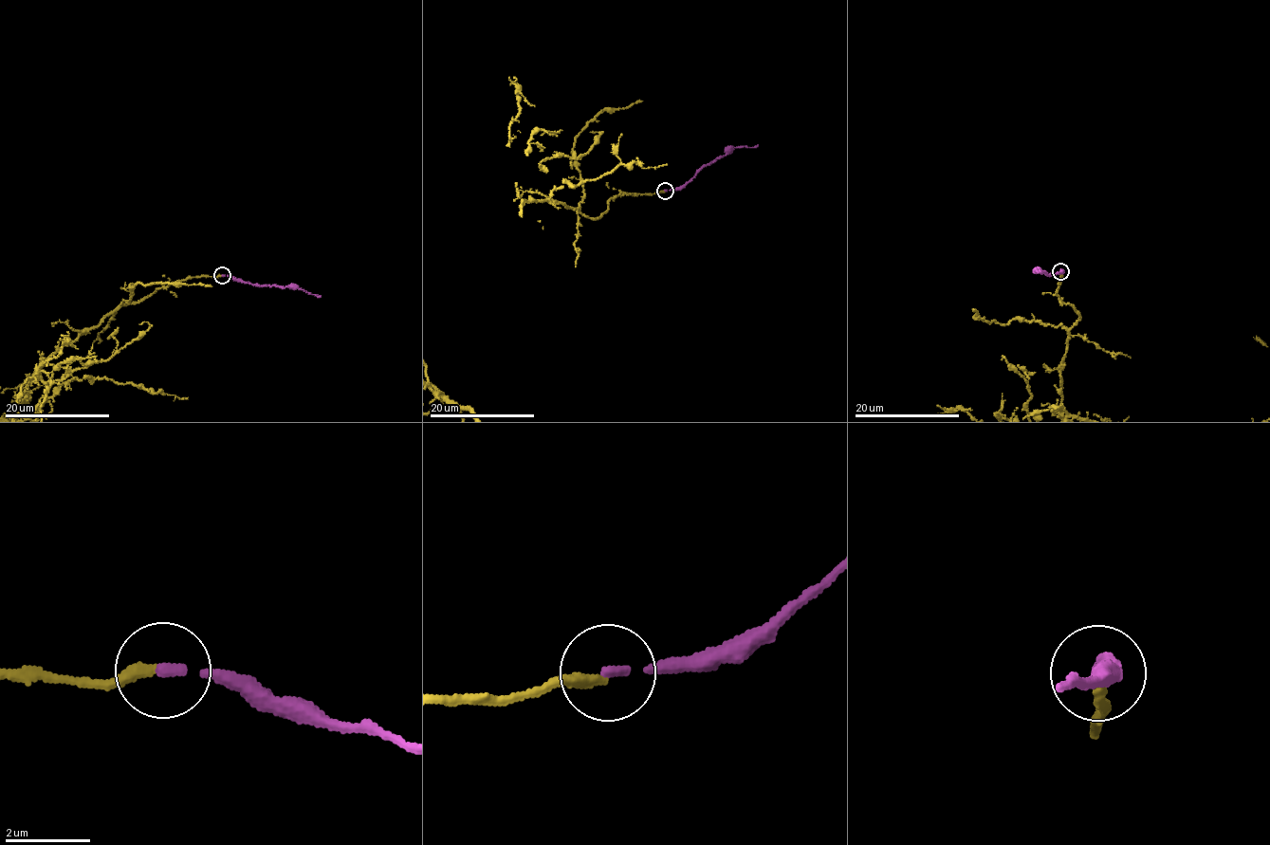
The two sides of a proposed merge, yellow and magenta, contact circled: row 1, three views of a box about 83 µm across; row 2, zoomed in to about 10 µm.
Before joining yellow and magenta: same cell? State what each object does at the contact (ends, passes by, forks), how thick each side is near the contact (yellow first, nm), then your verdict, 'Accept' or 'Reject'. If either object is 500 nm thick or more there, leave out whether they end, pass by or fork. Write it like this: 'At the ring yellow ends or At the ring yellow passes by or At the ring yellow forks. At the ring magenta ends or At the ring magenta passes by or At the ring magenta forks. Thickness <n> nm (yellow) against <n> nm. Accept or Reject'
At the ring yellow ends. At the ring magenta ends. Thickness 260 nm (yellow) against 200 nm. Reject

